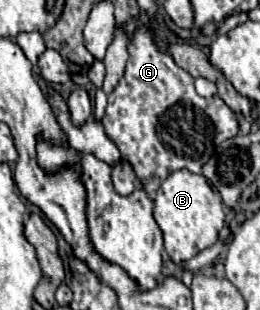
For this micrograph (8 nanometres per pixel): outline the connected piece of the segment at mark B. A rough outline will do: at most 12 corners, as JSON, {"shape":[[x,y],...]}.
{"shape":[[170,173],[154,219],[174,263],[218,241],[222,199],[204,175]]}

